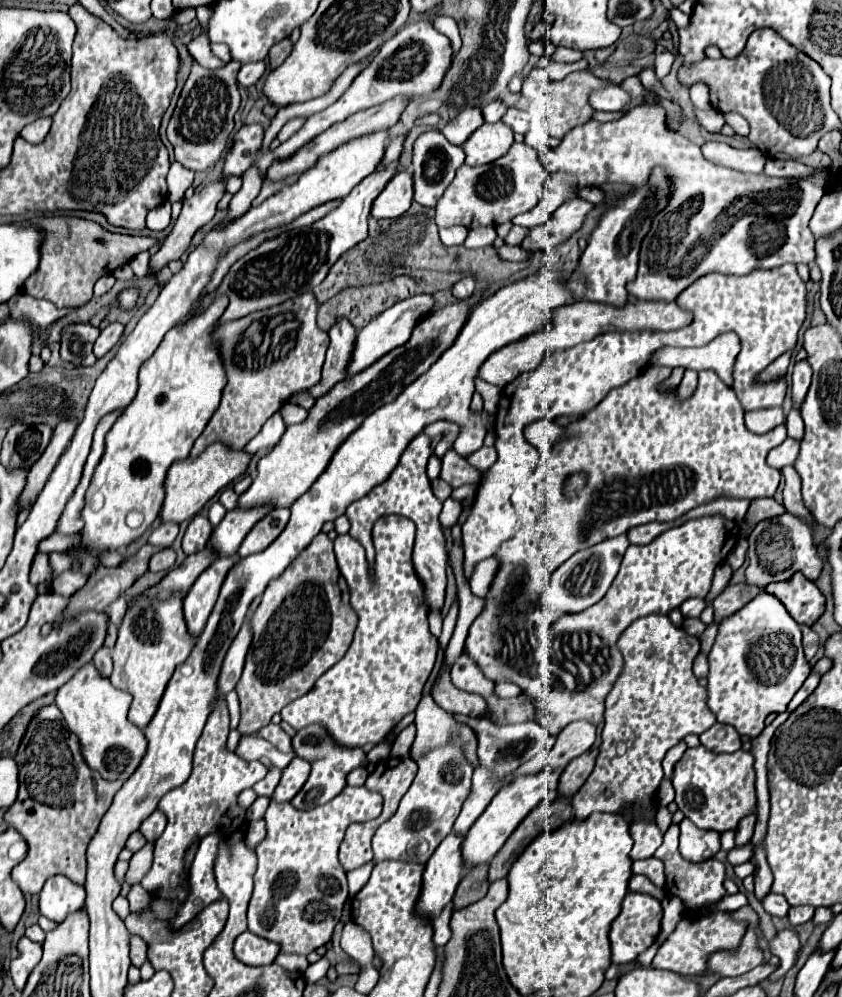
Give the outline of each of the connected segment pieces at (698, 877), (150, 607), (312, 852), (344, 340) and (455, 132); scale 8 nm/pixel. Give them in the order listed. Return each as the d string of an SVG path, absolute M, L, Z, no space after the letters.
M671 823L663 843L659 849L653 853L659 861L665 865L665 881L667 881L667 893L675 895L683 901L685 905L685 918L675 927L675 931L665 939L665 943L659 947L657 955L653 957L651 967L655 969L669 969L679 975L705 975L707 969L707 959L717 953L717 951L737 951L741 945L741 939L747 931L745 923L737 923L727 911L715 911L707 913L709 905L719 903L727 891L723 887L725 879L725 867L717 859L701 861L701 863L691 863L679 855L679 835L680 829L677 823Z
M175 591L169 599L153 599L153 597L133 597L127 601L127 611L119 625L117 643L113 649L113 687L127 691L133 695L133 703L129 709L129 721L139 729L145 729L153 719L163 691L179 663L183 663L197 639L187 631L187 623L183 619L183 599L185 593Z
M271 765L267 777L253 787L259 795L269 797L269 807L263 815L265 829L267 829L265 839L255 847L257 871L253 875L255 889L253 889L253 897L249 901L247 921L249 921L251 933L279 943L281 953L309 955L311 951L315 951L331 941L333 929L341 919L341 911L343 911L343 905L349 895L345 869L341 867L341 863L337 859L337 851L343 841L343 835L351 823L375 819L381 813L383 799L379 793L369 791L367 787L345 787L341 795L337 795L323 807L315 807L313 811L299 811L299 809L293 809L291 803L277 803L273 799L273 791L275 791L279 779L281 779L281 769Z
M345 319L337 321L333 329L329 331L331 343L329 343L327 359L323 365L323 379L321 383L317 383L317 387L313 387L313 391L309 391L315 399L327 395L339 381L347 377L347 367L353 355L355 337L357 337L357 331L353 331L353 327L345 323Z
M469 107L469 109L461 111L461 113L451 121L451 123L443 125L441 133L445 135L445 139L447 139L449 143L461 147L461 145L469 139L469 135L471 135L475 129L479 129L481 125L483 125L481 111Z

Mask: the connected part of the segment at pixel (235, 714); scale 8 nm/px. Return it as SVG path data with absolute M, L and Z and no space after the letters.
M231 691L225 699L227 699L227 707L229 707L229 717L231 717L231 729L237 729L237 725L239 725L239 699L237 699L237 693Z

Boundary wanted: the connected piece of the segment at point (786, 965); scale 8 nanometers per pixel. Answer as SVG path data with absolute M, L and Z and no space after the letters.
M793 929L777 931L777 935L769 941L769 951L781 959L781 967L779 967L779 971L775 971L775 973L769 977L771 981L783 977L783 975L793 967L799 949L801 949L799 935L797 935Z

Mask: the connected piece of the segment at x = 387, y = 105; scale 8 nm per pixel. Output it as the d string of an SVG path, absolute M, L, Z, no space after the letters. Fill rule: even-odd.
M397 95L397 97L393 97L393 99L389 99L389 101L385 101L385 103L377 105L377 107L369 107L369 109L365 109L365 111L359 111L359 113L351 115L349 119L345 119L345 121L341 121L341 123L329 127L327 131L323 131L321 135L317 135L315 139L311 139L311 141L309 141L307 145L303 145L293 157L273 163L273 167L269 167L269 171L267 171L267 179L277 181L277 179L281 179L281 177L295 175L295 173L299 173L299 171L307 171L321 155L333 151L333 147L339 147L341 143L345 143L345 141L349 141L349 139L355 139L355 137L361 137L361 135L365 135L365 133L373 133L373 131L379 131L379 129L389 129L389 127L393 127L393 125L399 121L401 113L405 111L407 103L409 103L409 99L407 99L405 95Z

